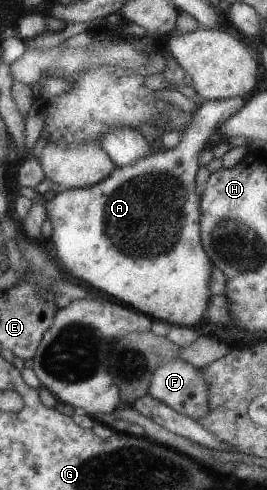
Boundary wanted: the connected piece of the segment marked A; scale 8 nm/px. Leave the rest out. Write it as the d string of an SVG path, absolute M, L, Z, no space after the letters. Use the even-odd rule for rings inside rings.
M235 96L235 98L225 98L225 100L202 100L201 104L199 104L197 107L194 108L193 114L191 114L191 120L189 120L189 126L187 126L187 130L185 132L181 132L181 134L178 134L179 137L179 144L177 146L173 146L173 148L170 149L163 149L163 148L156 148L154 151L147 156L147 158L139 158L139 160L135 160L135 162L131 162L131 164L127 164L127 166L122 166L121 168L115 167L115 170L107 176L107 178L104 178L99 184L95 184L95 186L88 186L87 188L78 188L78 189L63 189L63 191L55 194L53 198L50 200L45 200L41 194L38 194L35 189L32 189L30 186L21 186L19 188L19 192L17 194L21 194L21 196L25 196L25 198L28 198L31 202L41 202L43 204L43 208L45 209L45 216L49 218L49 222L51 222L51 228L52 233L50 238L48 239L51 241L54 247L56 247L56 258L59 265L59 268L62 270L62 272L69 272L71 274L71 279L81 280L81 282L84 282L85 284L88 284L89 286L93 287L95 290L101 290L103 294L108 294L113 298L115 297L115 300L119 300L122 305L131 307L133 310L136 310L137 312L140 312L141 314L147 315L152 320L160 321L162 323L168 323L169 325L177 325L182 327L194 327L201 318L204 318L208 316L207 311L205 308L207 308L207 302L209 302L209 296L211 296L211 292L209 292L209 278L211 278L211 262L207 258L207 255L205 252L203 252L203 248L201 248L201 241L200 241L200 216L201 211L199 210L199 200L200 196L197 196L197 190L195 190L195 172L197 172L197 160L199 160L199 152L203 149L203 146L207 144L207 140L211 139L211 136L215 136L215 130L218 130L219 126L227 120L227 118L231 118L235 112L238 110L241 110L243 108L243 105L245 102L243 101L243 96Z

